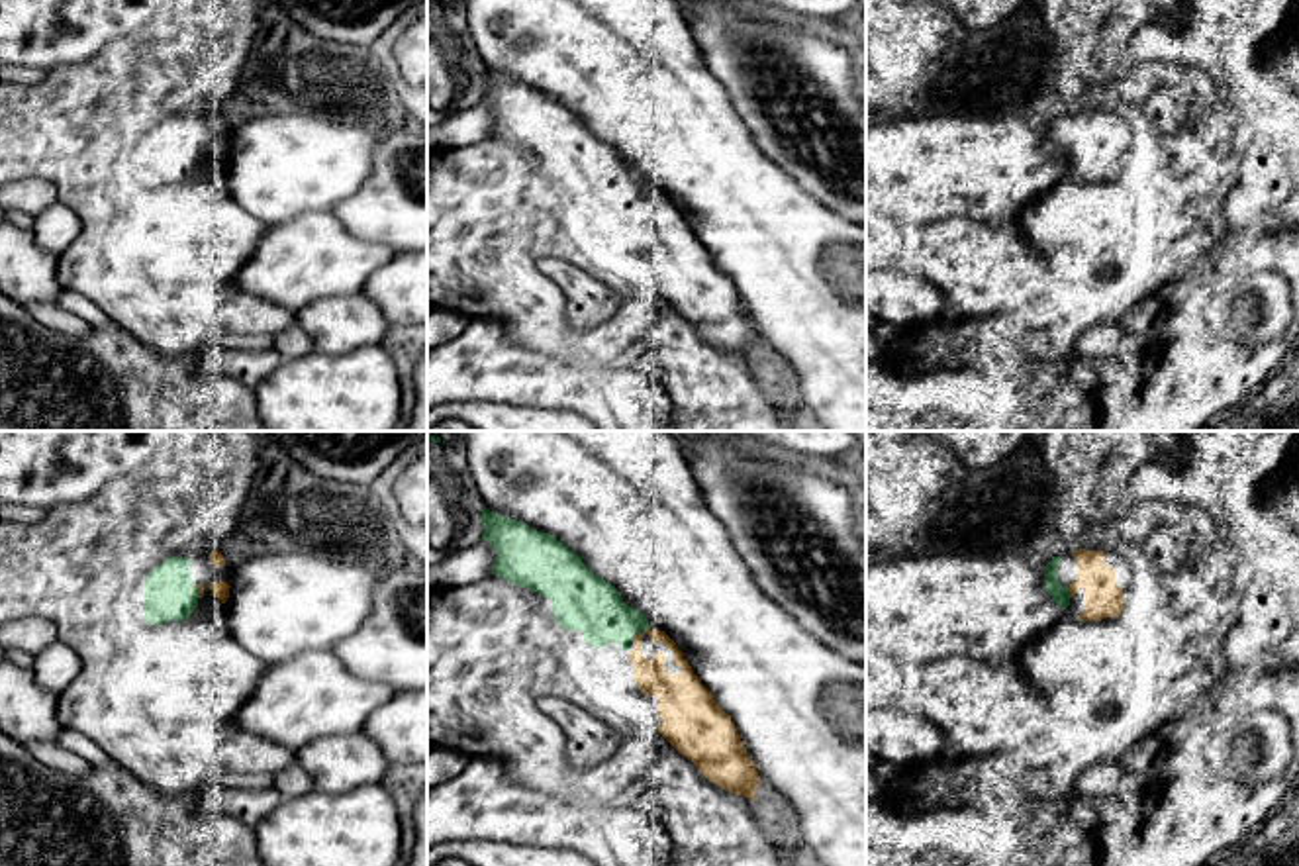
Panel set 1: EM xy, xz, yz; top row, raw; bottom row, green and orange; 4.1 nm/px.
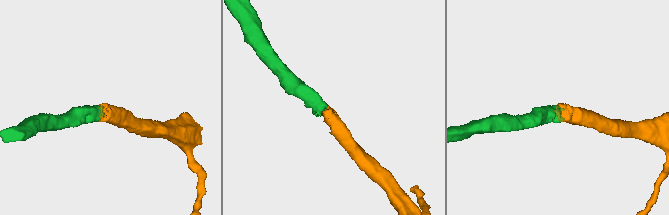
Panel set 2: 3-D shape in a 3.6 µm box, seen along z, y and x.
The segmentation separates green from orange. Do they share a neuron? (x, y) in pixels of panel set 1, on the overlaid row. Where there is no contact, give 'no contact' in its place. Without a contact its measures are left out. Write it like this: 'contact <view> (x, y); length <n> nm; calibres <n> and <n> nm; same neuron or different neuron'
contact yz (1068, 592); length 40 nm; calibres 70 and 160 nm; same neuron

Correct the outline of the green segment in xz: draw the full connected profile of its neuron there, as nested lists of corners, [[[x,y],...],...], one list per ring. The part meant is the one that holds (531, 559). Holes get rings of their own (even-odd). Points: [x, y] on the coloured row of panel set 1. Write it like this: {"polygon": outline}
{"polygon": [[[486,505],[480,521],[482,541],[496,553],[492,574],[551,600],[556,623],[566,631],[582,631],[588,645],[601,649],[617,643],[621,650],[629,650],[633,682],[643,694],[656,698],[656,733],[709,782],[754,801],[754,790],[762,784],[758,770],[735,723],[694,674],[676,643],[664,631],[652,629],[641,611],[629,607],[609,582],[598,578],[558,539],[517,519],[500,517]],[[643,631],[674,652],[678,674],[664,670],[662,652],[654,652],[650,660],[643,656]]]}

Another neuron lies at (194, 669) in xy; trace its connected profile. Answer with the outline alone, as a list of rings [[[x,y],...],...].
[[[184,619],[157,625],[129,637],[112,658],[106,672],[106,705],[123,715],[135,709],[135,721],[149,717],[167,721],[229,719],[249,701],[266,662],[247,652],[229,625],[208,619]]]

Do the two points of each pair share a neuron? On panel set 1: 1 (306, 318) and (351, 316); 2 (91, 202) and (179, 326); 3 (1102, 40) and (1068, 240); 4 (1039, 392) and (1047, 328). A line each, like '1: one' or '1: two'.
1: one
2: one
3: two
4: two

